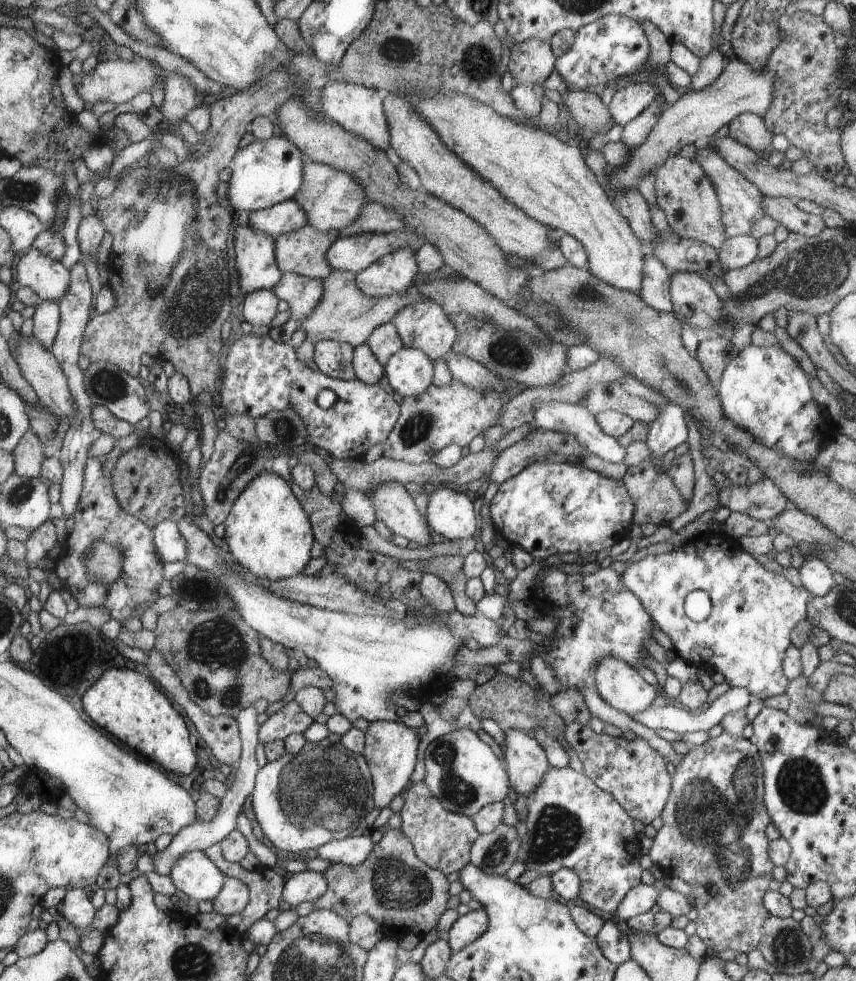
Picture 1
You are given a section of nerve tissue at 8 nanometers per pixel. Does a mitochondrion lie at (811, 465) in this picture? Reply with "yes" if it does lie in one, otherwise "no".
no

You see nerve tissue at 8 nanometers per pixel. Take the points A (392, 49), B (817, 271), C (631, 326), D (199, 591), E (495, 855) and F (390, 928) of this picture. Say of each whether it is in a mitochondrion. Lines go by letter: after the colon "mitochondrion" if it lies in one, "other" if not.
A: mitochondrion
B: mitochondrion
C: mitochondrion
D: mitochondrion
E: mitochondrion
F: mitochondrion

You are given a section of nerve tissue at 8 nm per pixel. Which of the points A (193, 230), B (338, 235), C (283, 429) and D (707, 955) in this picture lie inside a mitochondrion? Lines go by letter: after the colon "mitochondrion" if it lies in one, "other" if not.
A: other
B: other
C: mitochondrion
D: other

